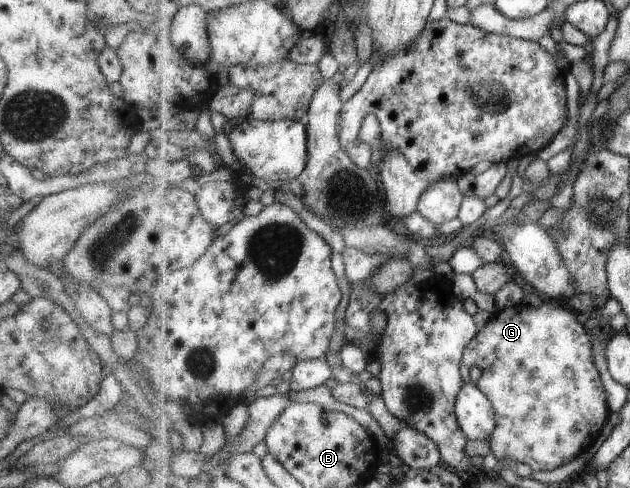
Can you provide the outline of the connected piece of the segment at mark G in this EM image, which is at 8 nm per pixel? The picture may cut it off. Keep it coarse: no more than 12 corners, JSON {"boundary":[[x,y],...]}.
{"boundary":[[550,300],[495,313],[463,358],[490,445],[534,470],[611,418],[593,335]]}

